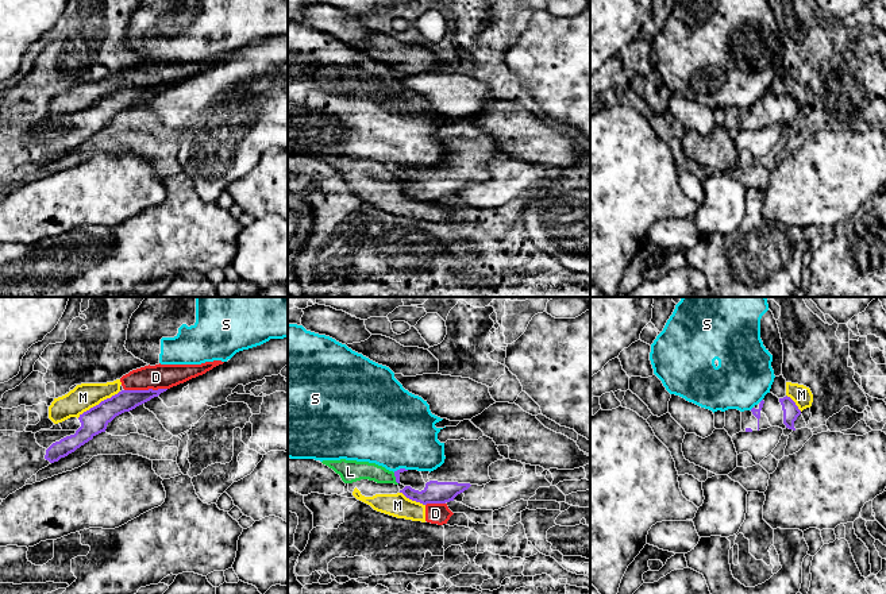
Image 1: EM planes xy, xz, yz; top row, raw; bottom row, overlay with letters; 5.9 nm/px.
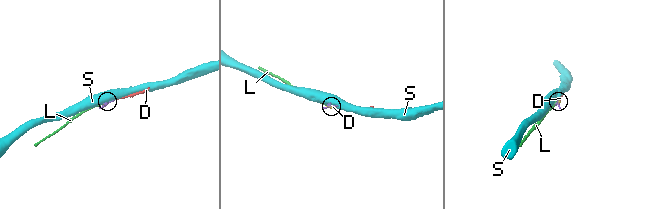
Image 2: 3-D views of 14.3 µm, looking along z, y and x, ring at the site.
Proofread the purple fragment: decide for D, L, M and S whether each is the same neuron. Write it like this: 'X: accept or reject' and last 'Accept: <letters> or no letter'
D: reject
L: reject
M: reject
S: reject
Accept: no letter

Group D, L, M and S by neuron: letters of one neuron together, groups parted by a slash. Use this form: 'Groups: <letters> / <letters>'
Groups: D L M / S

